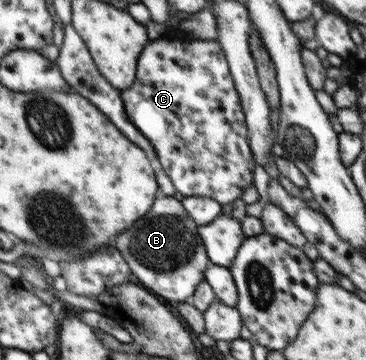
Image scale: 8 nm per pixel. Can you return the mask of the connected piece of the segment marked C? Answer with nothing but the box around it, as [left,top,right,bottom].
[121,36,257,205]

